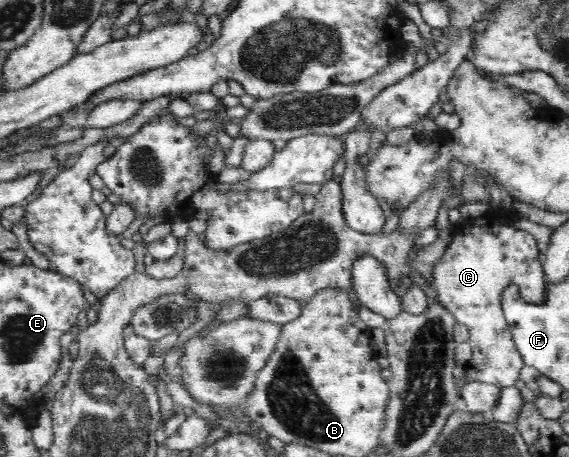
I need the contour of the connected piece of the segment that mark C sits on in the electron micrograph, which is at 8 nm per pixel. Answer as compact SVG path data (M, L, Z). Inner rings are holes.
M489 209L481 217L457 225L453 229L452 242L432 267L437 300L455 317L457 324L468 329L468 342L472 348L472 358L466 364L465 376L461 380L455 379L457 398L453 402L453 411L465 409L464 398L460 394L468 382L510 387L520 379L521 369L525 365L504 317L501 294L505 286L518 285L521 296L538 305L545 300L546 280L535 238L513 224L502 222L515 215L507 209L496 212Z

